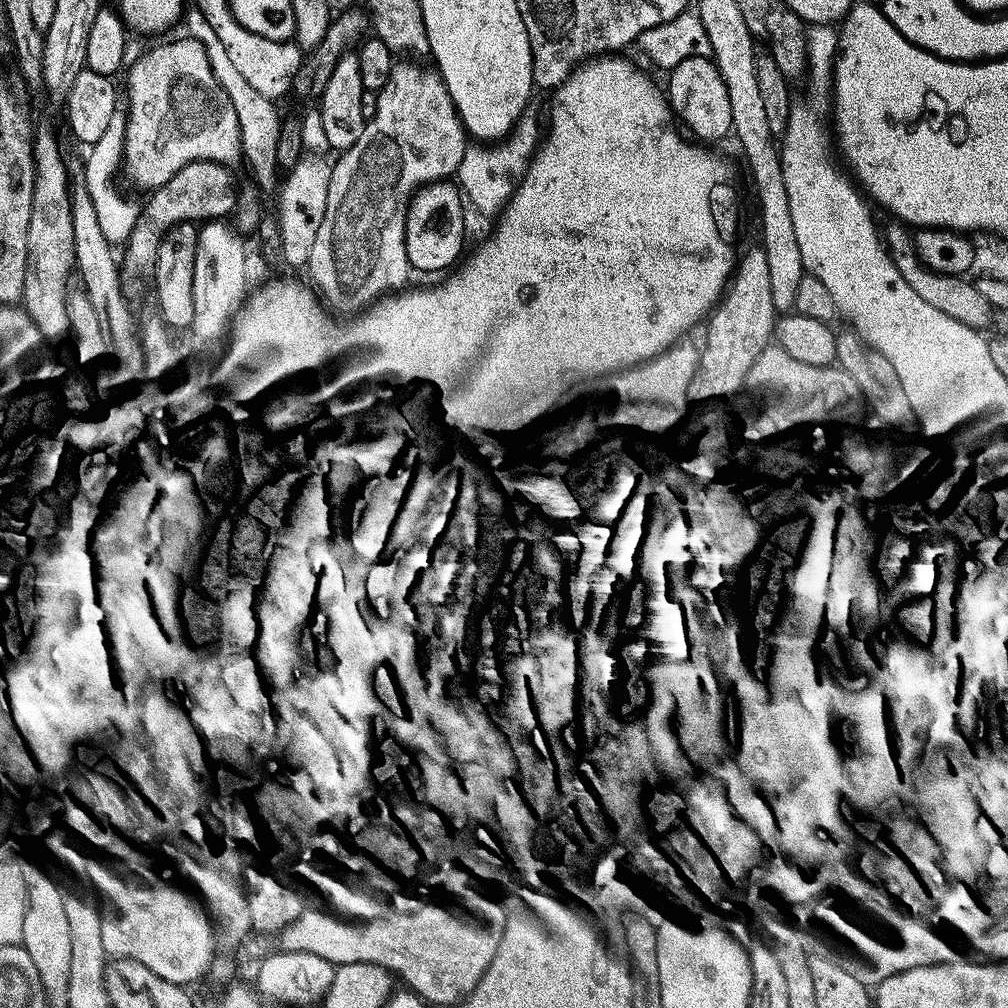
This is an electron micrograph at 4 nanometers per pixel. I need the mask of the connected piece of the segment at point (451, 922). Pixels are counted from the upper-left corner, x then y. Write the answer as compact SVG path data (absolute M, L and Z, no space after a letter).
M484 890L461 891L455 898L449 899L452 900L449 904L424 902L411 910L395 910L396 912L388 910L381 916L363 922L353 922L332 910L323 912L320 908L308 906L303 909L296 921L290 922L278 932L279 947L285 952L318 954L318 958L326 958L326 962L337 966L346 963L378 964L392 973L393 977L400 979L401 976L408 983L405 985L415 992L425 1005L456 1006L478 984L482 974L486 974L502 942L502 934L508 921L505 905L500 905L494 897L480 891Z

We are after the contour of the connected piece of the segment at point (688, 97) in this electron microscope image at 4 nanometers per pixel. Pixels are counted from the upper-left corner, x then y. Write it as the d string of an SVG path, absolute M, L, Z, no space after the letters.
M707 56L685 58L684 61L678 62L678 66L670 69L667 76L666 99L673 117L681 125L684 123L697 141L720 140L732 132L730 93L726 90L726 82L722 82L722 74L718 74L715 60Z

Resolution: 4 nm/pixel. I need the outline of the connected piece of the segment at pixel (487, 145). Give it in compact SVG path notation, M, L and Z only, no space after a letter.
M525 110L512 128L512 131L503 140L495 142L472 142L467 145L462 154L462 162L458 162L455 179L467 203L472 204L484 216L499 217L504 211L508 200L516 191L516 185L524 176L524 171L536 155L542 139L542 120Z

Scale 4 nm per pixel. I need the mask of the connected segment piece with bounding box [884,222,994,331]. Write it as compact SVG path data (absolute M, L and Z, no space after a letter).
M892 222L887 230L884 230L885 247L889 251L889 256L898 267L898 272L902 278L915 291L921 295L930 306L937 307L942 314L949 314L950 318L957 319L962 325L970 326L976 331L981 331L983 327L991 320L994 315L992 305L986 300L986 297L978 291L975 283L967 277L938 274L931 271L920 261L916 255L915 239L911 231L900 222Z

